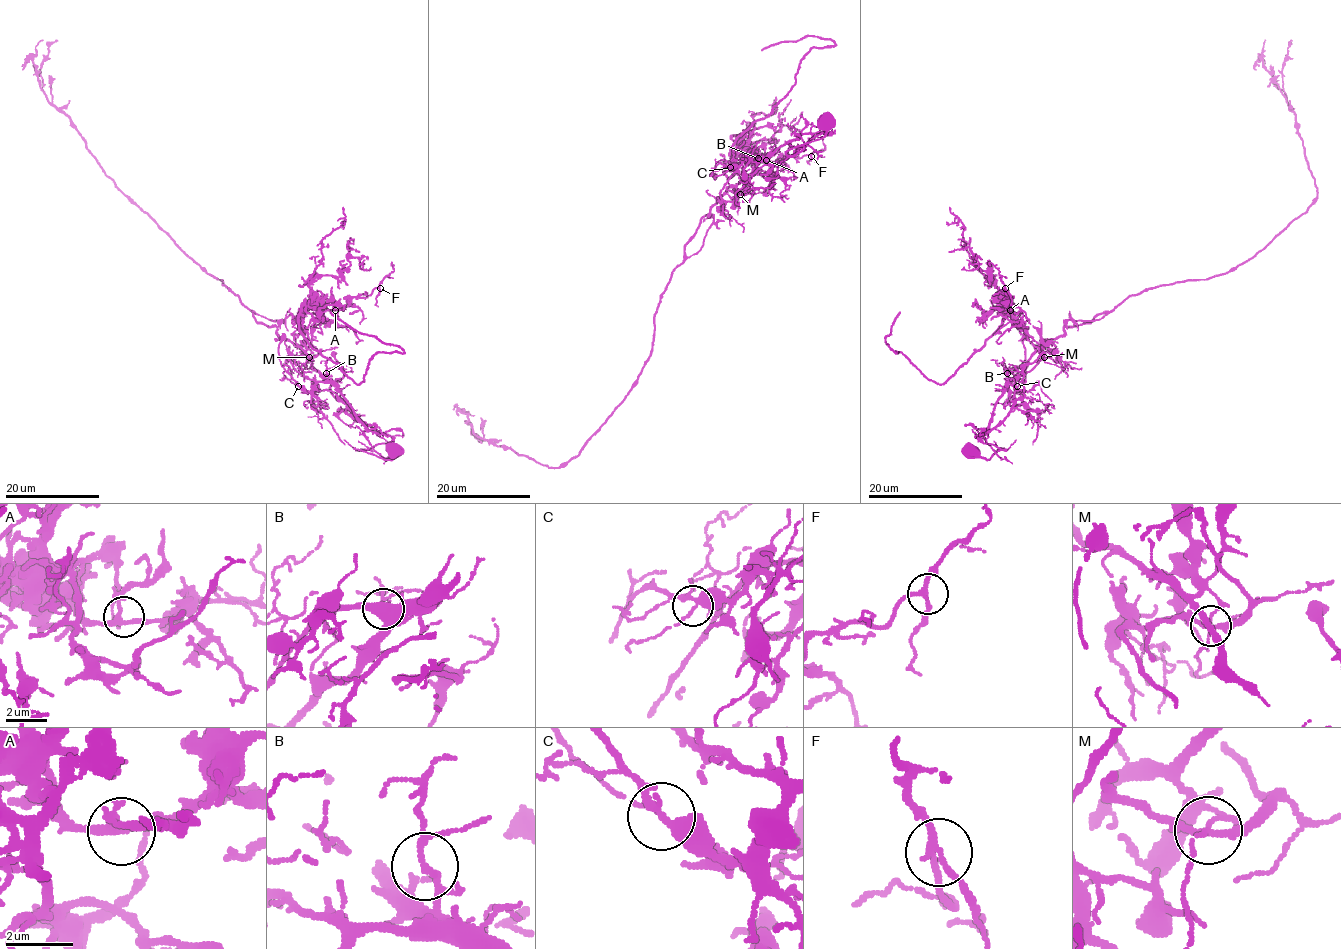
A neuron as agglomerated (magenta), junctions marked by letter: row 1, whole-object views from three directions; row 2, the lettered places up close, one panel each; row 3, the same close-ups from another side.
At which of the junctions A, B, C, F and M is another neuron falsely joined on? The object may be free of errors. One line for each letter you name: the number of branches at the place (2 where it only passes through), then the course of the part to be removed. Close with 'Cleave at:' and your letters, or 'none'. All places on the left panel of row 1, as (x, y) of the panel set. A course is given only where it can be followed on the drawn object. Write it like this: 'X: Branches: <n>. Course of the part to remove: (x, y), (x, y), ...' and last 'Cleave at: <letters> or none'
M: Branches: 4. Course of the part to remove: (309, 357), (318, 350), (299, 315), (309, 344), (356, 383), (377, 352), (403, 351), (330, 311)
Cleave at: M

